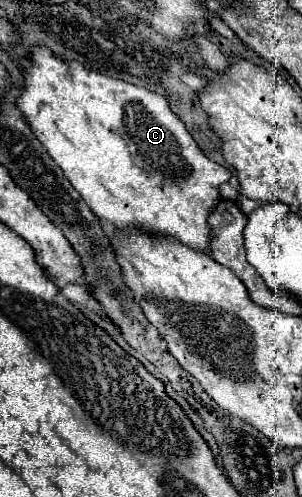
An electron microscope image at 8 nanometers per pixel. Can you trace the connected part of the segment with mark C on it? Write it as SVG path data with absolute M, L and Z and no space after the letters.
M33 47L31 53L29 53L29 63L25 63L21 71L23 71L23 83L25 85L23 85L21 95L17 97L17 109L21 111L23 119L29 123L35 139L45 147L49 157L53 157L53 161L61 167L61 171L69 179L69 183L75 187L77 193L81 193L81 197L85 199L85 203L89 203L91 211L97 217L107 219L117 227L139 227L143 231L159 231L161 235L175 237L175 239L179 239L181 243L185 243L189 247L197 247L197 251L209 251L211 235L209 235L207 217L213 211L213 207L217 205L217 201L221 201L221 195L219 195L219 189L217 189L219 183L229 181L231 171L227 167L223 167L223 165L213 163L211 159L207 159L201 153L201 149L197 147L193 137L187 133L183 121L169 109L169 105L167 105L163 95L151 93L151 91L147 91L143 87L135 87L131 83L125 83L125 81L119 81L119 79L113 79L113 77L105 77L105 75L101 75L97 71L87 69L85 65L81 65L77 61L63 61L53 51L49 51L47 47Z

